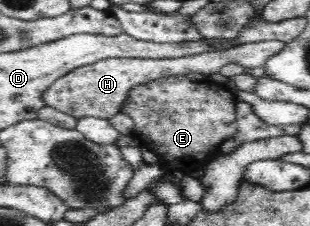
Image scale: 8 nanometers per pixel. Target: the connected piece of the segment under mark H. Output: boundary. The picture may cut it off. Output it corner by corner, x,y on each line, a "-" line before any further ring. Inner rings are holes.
265,40
263,42
249,42
239,44
215,52
201,52
193,56
181,58
105,58
93,64
74,68
66,76
59,78
43,94
46,106
73,116
75,119
85,116
109,119
121,113
123,104
129,98
129,92
135,86
142,86
165,78
165,76
185,76
188,72
202,73
206,79
215,80
223,65
239,63
245,68
261,68
264,62
285,48
286,43
280,40

